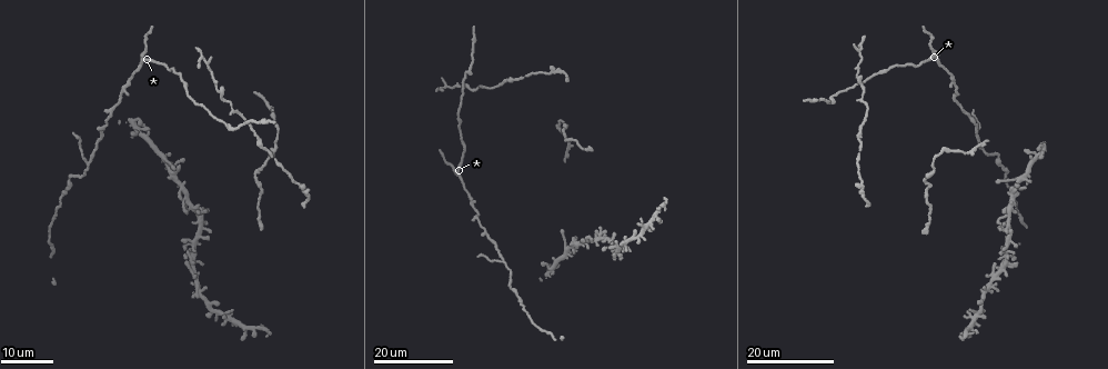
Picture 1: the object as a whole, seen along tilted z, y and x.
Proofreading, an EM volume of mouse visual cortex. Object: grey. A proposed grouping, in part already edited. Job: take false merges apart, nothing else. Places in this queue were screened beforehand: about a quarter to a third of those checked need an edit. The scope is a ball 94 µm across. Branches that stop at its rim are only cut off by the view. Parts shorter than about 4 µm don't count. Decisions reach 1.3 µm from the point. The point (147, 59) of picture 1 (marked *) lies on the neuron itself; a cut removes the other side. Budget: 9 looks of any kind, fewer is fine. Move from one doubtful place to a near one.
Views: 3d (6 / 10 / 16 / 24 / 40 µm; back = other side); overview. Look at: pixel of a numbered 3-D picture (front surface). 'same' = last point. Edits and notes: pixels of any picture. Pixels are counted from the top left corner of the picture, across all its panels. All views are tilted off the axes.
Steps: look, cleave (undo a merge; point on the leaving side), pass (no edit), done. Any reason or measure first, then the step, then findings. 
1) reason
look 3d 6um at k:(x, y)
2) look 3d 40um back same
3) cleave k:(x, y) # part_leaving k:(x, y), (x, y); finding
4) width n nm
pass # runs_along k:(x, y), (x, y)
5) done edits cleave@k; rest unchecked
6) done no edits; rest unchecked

look 3d 16um at 1:(496, 247)

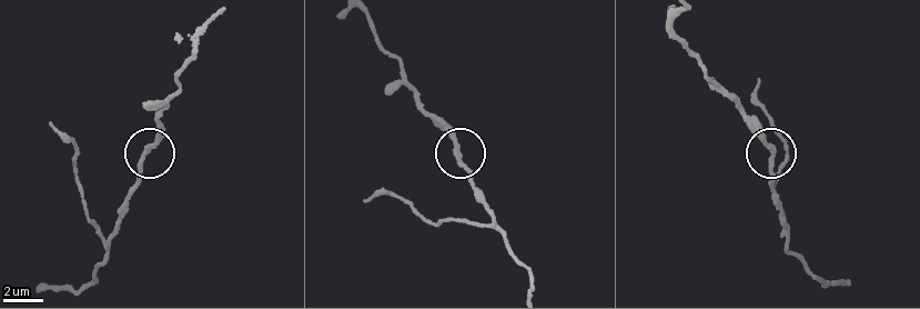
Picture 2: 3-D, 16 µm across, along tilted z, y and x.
look 3d 6um at 2:(459, 157)

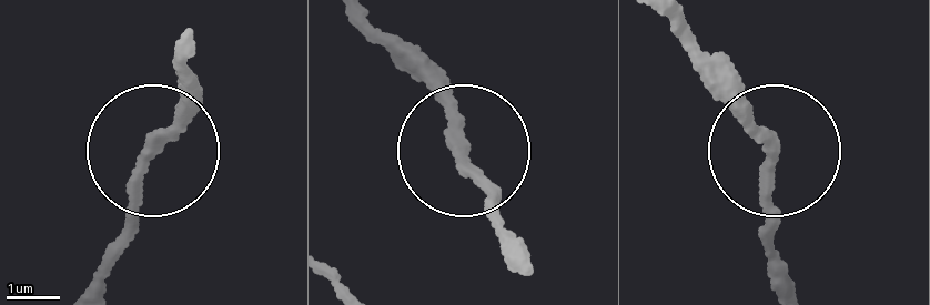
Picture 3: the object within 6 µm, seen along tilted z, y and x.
look 3d 6um back at 3:(154, 147)

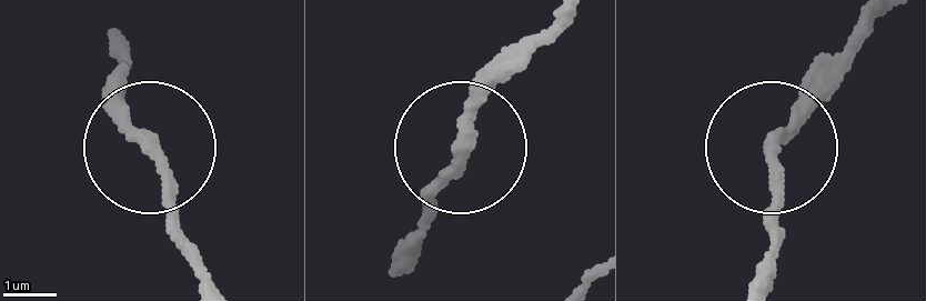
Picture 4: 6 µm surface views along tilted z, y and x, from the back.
width 210 nm
pass # runs_along 4:(560, 16), (494, 80), (406, 234); one neuron here

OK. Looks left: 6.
three arms meet
look 3d 24um at 1:(484, 232)

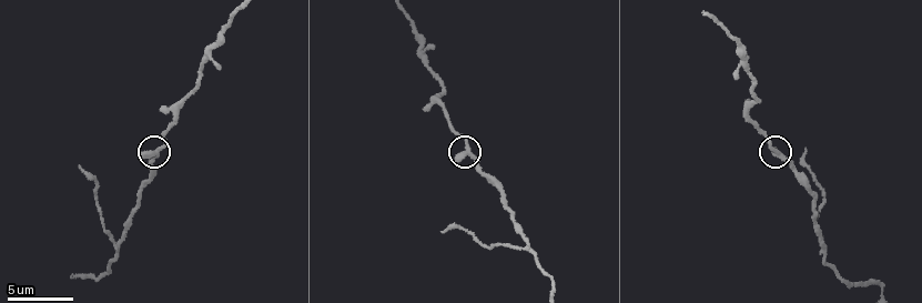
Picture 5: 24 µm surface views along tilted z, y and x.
look 3d 6um at 5:(466, 149)

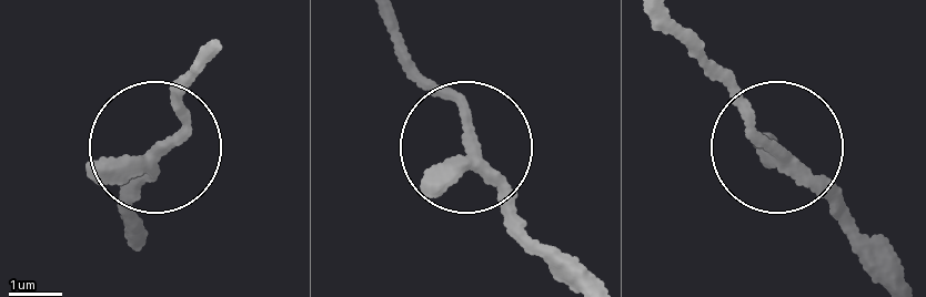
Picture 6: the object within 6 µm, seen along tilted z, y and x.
width 210 nm
pass # runs_along 6:(399, 26), (539, 259); all the same neuron

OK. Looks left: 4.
thin arm on a thick one
look 3d 24um at 1:(1015, 178)

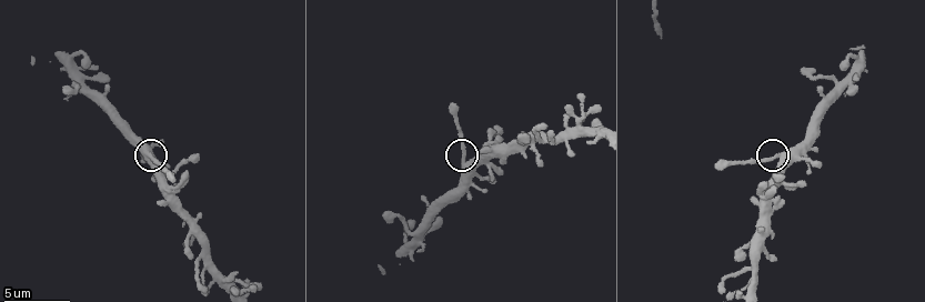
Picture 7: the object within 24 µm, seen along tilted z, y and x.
look 3d 10um at 7:(778, 161)

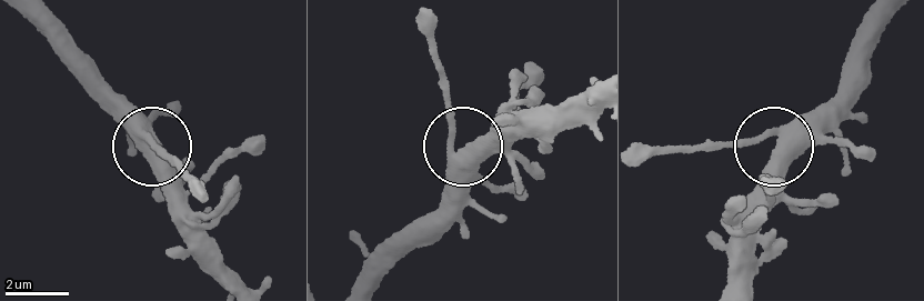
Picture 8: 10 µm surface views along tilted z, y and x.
arms 3
pass # all the same neuron

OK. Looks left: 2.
look 3d 10um at 5:(527, 250)

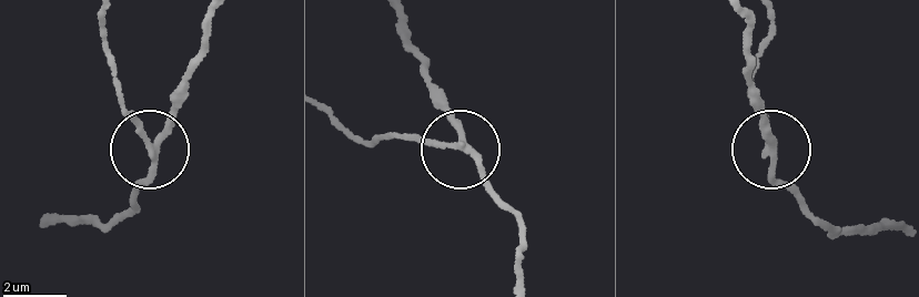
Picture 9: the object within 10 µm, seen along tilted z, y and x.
width 190 nm
cleave 9:(129, 114) # part_leaving 9:(147, 142), (122, 106), (104, 16); a second neuron is stuck on

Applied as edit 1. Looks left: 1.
done edits cleave@9; rest unchecked

